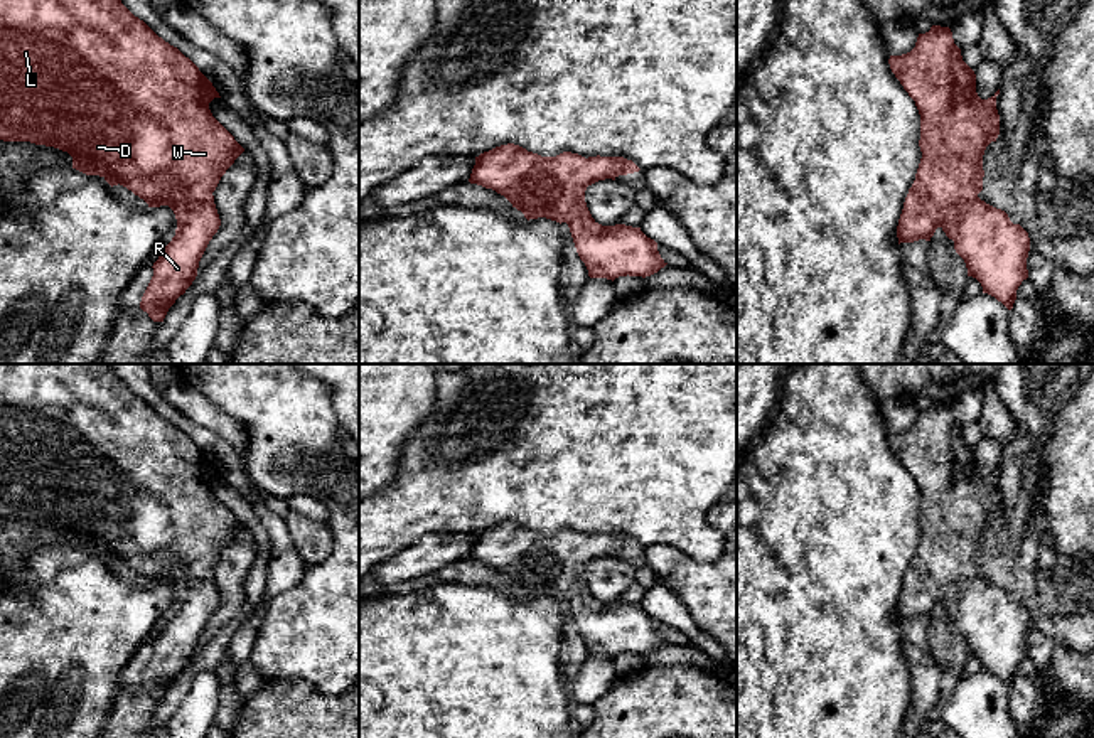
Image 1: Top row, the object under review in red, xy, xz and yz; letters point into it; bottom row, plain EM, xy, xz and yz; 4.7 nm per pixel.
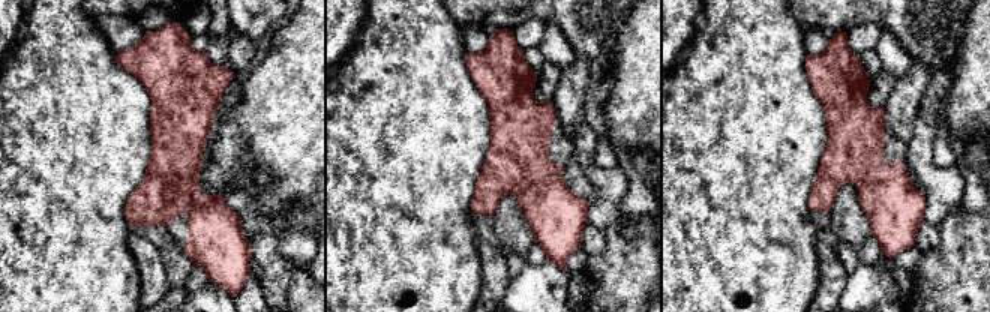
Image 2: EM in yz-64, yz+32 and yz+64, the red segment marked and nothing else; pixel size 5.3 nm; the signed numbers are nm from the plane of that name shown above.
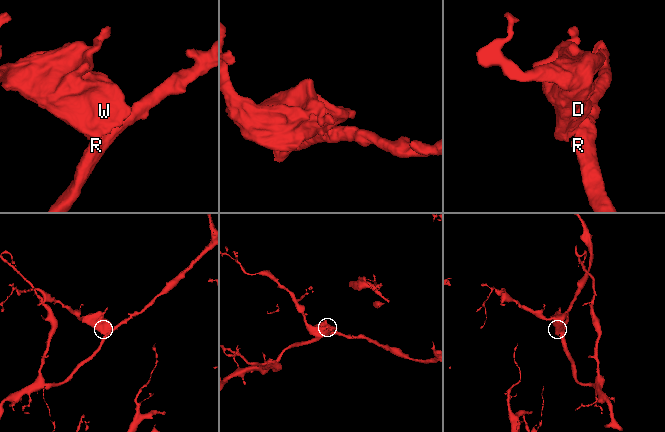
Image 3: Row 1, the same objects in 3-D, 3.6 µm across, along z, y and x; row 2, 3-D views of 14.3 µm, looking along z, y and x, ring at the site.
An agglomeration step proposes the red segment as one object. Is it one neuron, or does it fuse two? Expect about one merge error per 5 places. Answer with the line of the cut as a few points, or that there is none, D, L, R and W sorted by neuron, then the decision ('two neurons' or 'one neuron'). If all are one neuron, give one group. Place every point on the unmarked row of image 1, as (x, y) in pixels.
cut none; groups D L R W; one neuron

